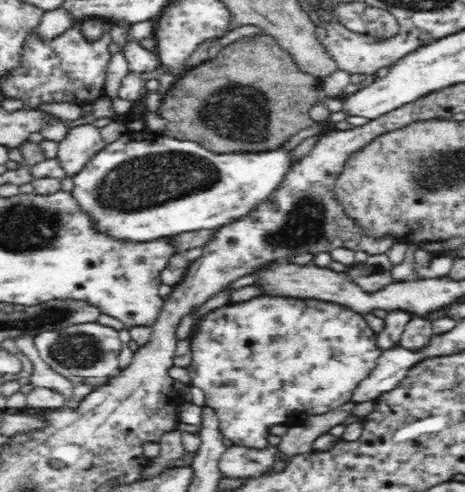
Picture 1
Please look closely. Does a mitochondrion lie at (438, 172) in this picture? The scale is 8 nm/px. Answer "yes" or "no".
yes

